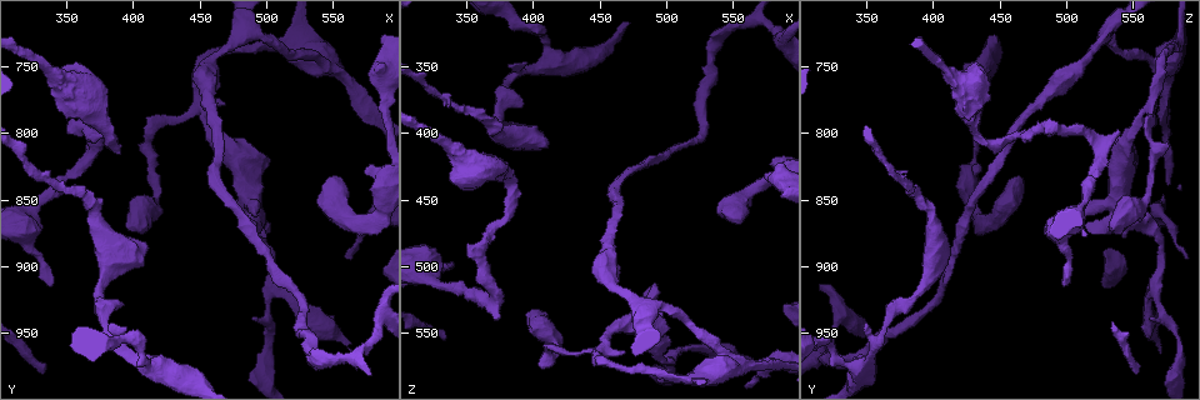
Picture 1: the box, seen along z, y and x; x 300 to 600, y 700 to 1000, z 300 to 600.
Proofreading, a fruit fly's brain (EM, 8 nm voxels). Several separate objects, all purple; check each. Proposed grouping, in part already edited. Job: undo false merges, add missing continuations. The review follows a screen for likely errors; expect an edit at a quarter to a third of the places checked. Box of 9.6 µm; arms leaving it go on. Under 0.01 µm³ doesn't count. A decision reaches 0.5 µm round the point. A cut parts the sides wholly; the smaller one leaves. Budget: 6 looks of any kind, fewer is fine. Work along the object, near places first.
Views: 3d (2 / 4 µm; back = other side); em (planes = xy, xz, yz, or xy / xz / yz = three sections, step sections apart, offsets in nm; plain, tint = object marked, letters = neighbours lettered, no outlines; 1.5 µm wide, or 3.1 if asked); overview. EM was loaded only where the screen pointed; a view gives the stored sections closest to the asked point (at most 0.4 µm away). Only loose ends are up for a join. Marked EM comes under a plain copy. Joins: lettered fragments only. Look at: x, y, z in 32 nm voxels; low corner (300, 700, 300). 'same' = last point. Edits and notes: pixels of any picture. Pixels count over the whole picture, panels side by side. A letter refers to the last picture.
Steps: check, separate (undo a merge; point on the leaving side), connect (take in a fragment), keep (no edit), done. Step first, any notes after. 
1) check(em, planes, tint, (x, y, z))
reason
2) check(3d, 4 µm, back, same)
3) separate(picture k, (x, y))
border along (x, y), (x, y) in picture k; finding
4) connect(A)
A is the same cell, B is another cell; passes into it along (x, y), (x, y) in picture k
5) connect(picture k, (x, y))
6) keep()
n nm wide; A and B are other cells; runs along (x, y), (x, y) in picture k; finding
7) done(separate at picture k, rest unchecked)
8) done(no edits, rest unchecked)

check(3d, 2 µm, (372, 796, 540))
an open end

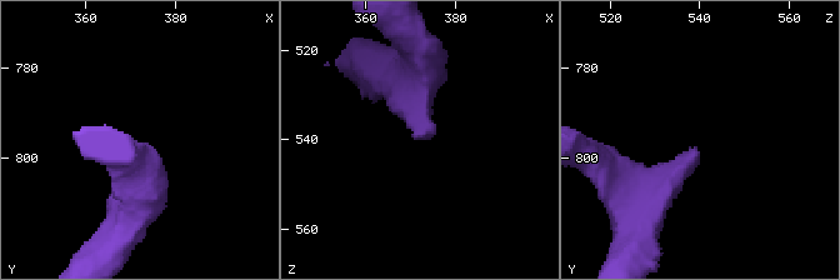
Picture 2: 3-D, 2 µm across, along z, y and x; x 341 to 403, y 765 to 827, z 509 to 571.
check(em, planes, letters, (372, 799, 540))
now the EM

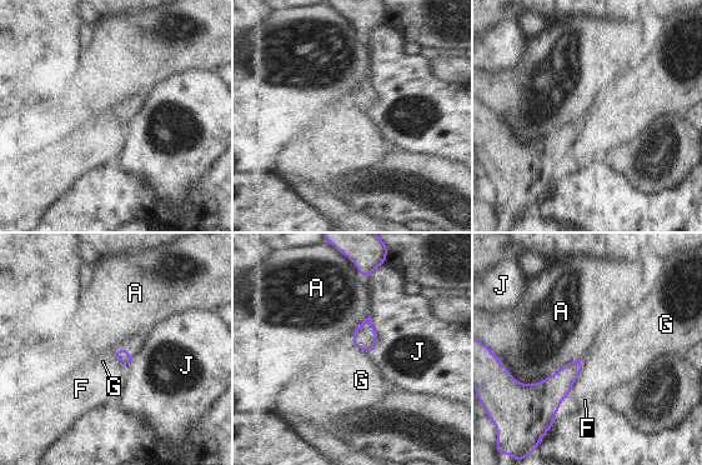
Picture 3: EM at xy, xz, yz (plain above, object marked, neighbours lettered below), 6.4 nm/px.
keep()
A touches over 480 nm; A, F, G and J are other cells; no lettered fragment goes on from it

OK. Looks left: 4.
check(em, planes, tint, (334, 976, 556))
an open end

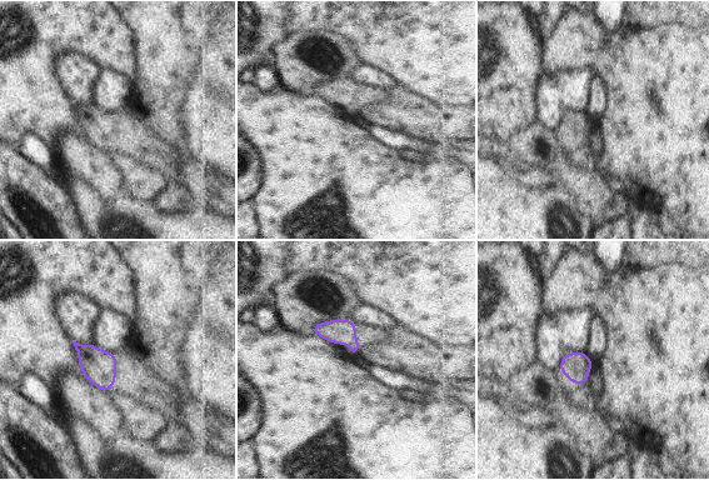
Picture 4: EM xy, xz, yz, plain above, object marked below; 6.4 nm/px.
check(em, planes, letters, same)
see the neighbours

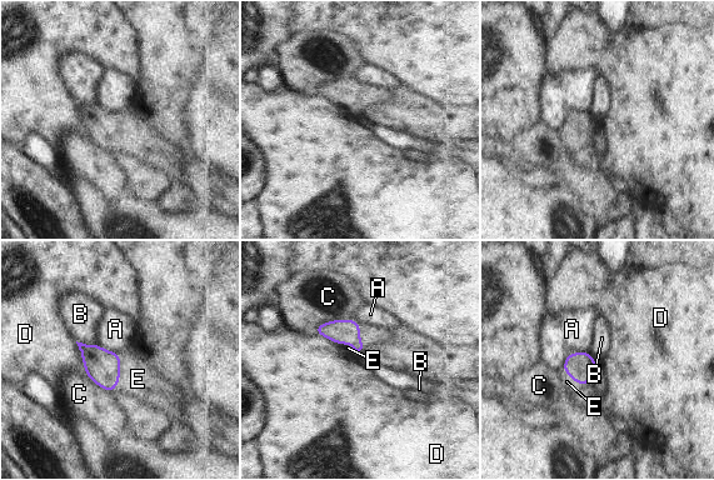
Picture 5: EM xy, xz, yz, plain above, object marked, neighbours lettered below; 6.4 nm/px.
connect(E)
E is the same cell, A, B, C and D are other cells; passes into it along (103, 366), (119, 370), (138, 379) in picture 5; the neuron continues

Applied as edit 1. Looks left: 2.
check(em, planes, tint, (346, 760, 418))
sudden change in width

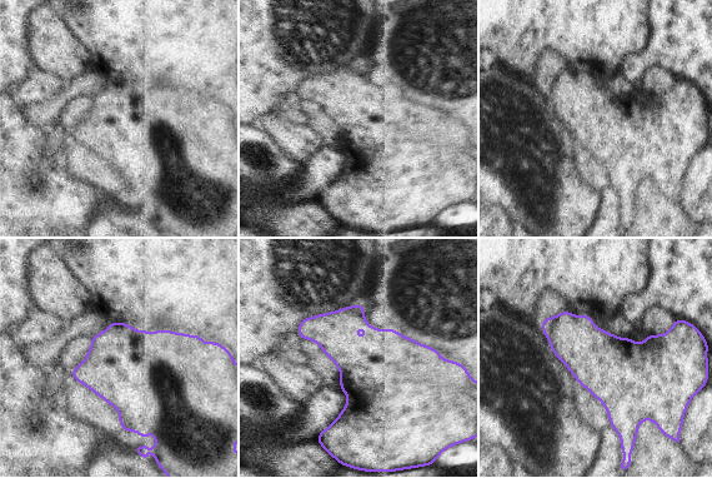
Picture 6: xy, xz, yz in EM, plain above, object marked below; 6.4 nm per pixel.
check(em, planes, letters, same)

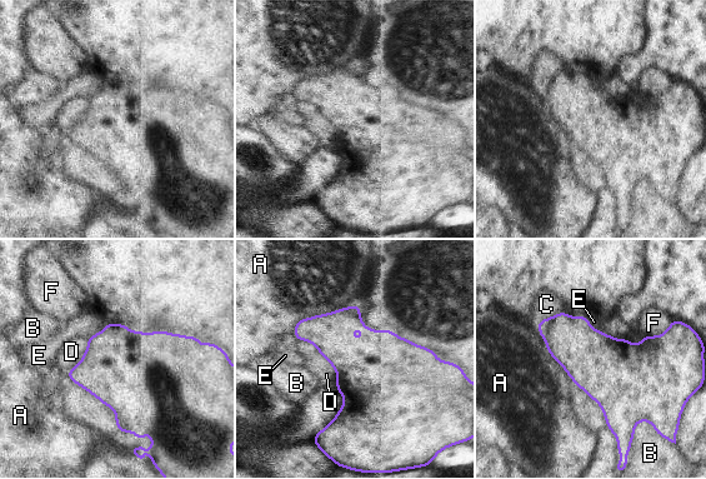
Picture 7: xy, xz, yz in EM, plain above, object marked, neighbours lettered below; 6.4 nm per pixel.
keep()
420 nm wide; A, B, C, D, E and F are other cells; border along (298, 339), (330, 364), (335, 385) in picture 7; one neuron here

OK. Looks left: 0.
done(connect at picture 5, rest unchecked)

